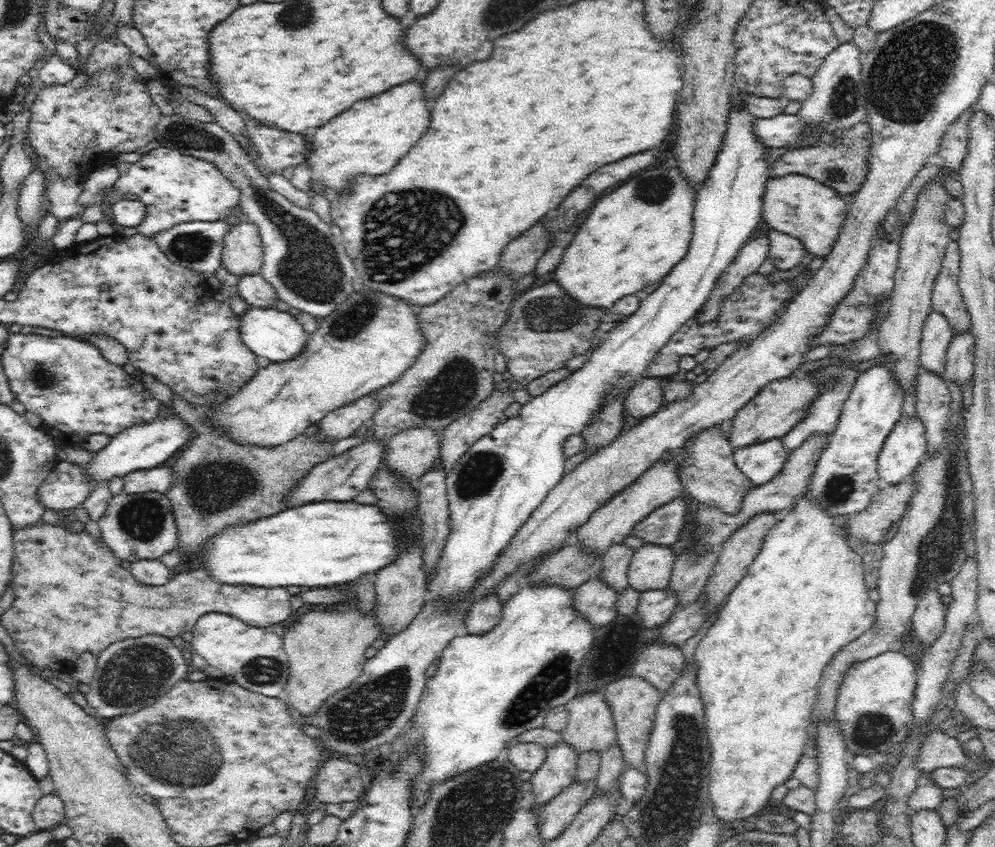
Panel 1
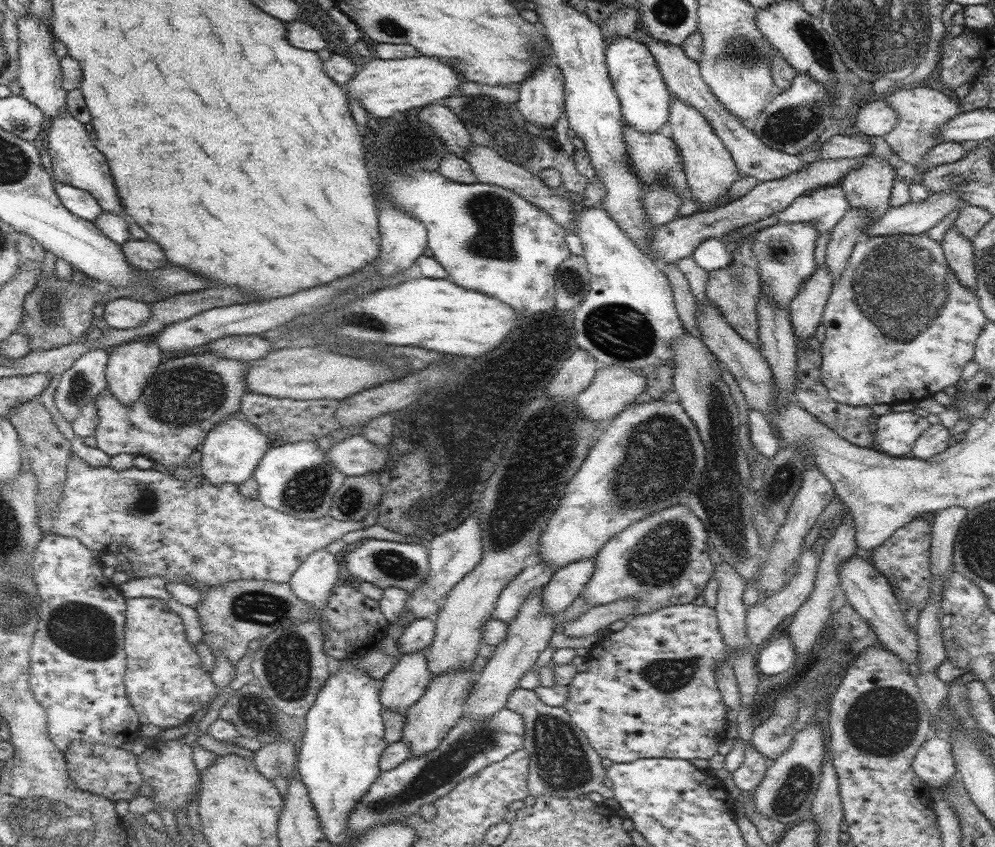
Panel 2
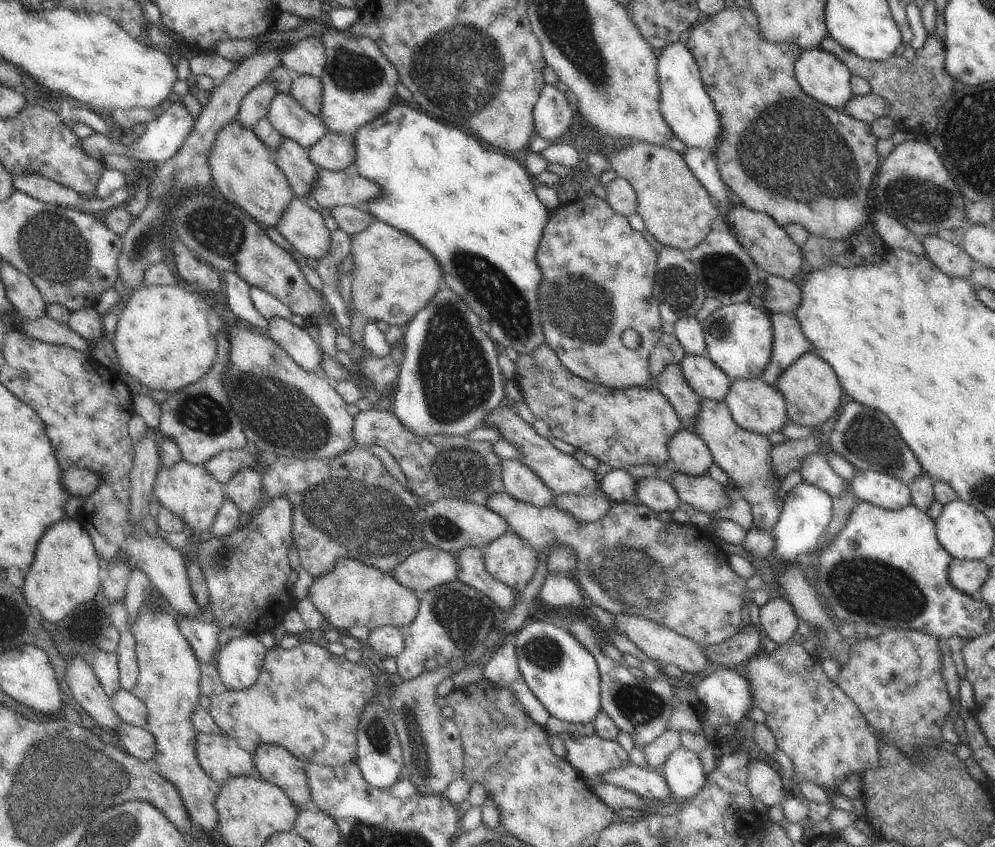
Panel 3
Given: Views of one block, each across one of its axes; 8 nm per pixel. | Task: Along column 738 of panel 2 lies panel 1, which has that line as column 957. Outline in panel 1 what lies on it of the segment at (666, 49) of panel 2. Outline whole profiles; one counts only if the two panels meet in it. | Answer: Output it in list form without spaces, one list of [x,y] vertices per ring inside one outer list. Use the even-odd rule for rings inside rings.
[[[973,108],[966,110],[951,126],[948,126],[944,137],[940,141],[937,152],[944,156],[948,171],[958,173],[966,156],[969,142],[968,122],[974,116]]]

